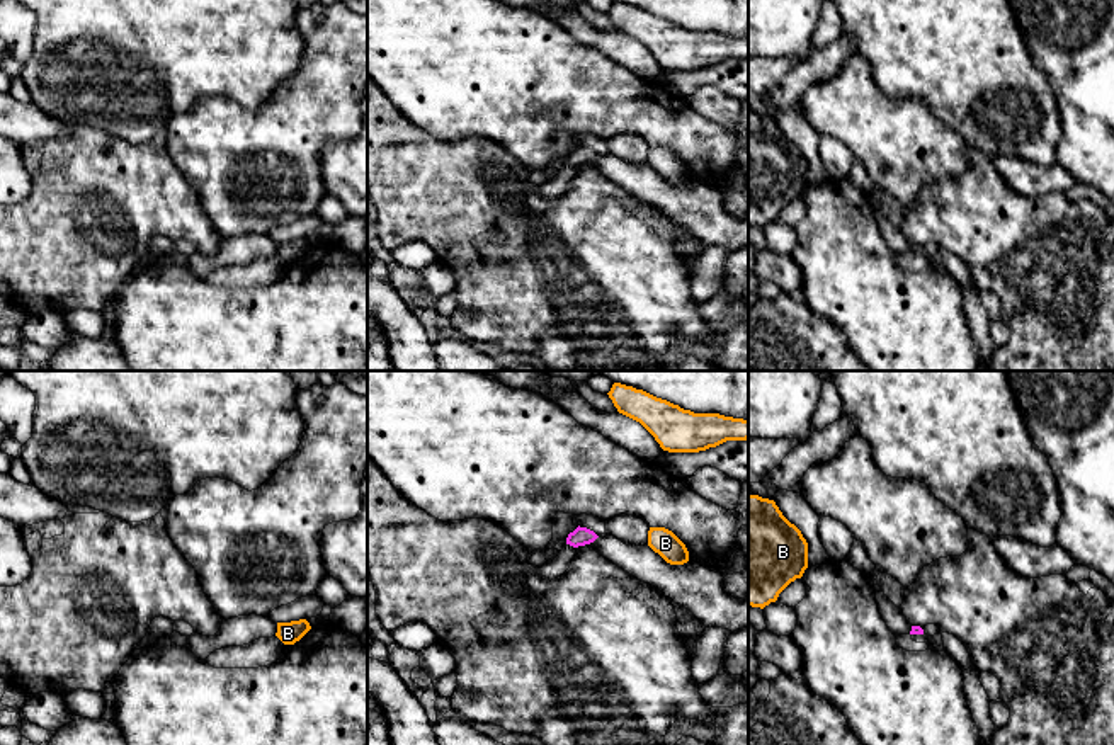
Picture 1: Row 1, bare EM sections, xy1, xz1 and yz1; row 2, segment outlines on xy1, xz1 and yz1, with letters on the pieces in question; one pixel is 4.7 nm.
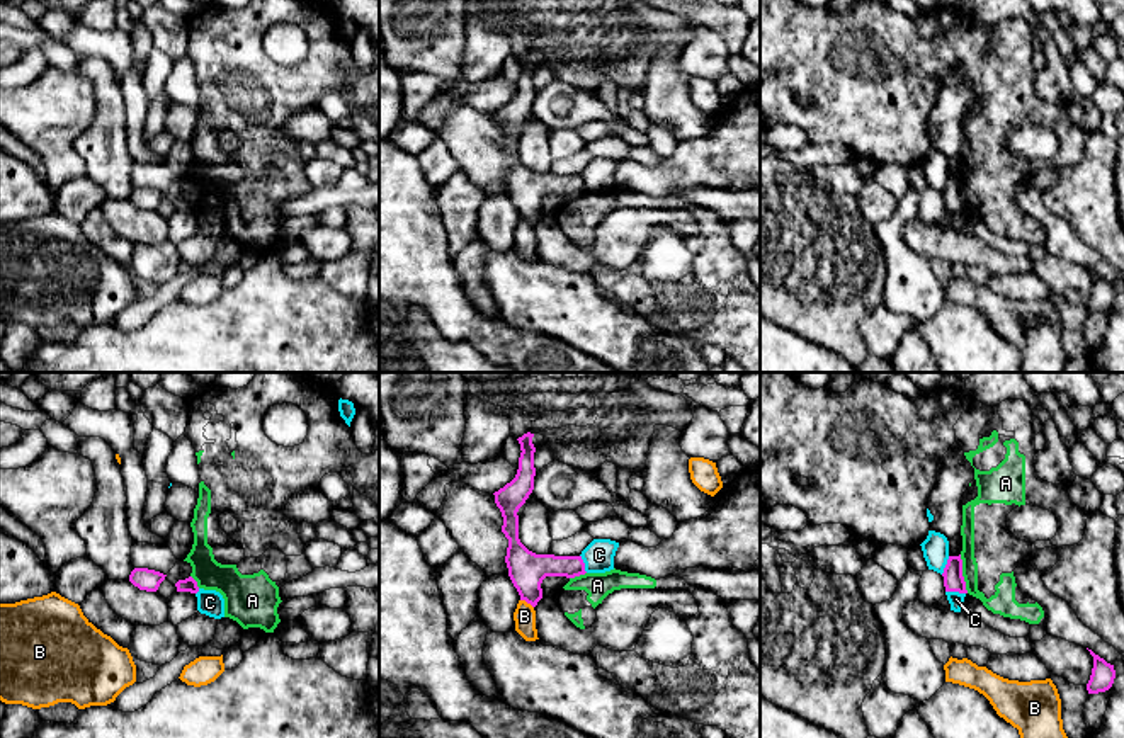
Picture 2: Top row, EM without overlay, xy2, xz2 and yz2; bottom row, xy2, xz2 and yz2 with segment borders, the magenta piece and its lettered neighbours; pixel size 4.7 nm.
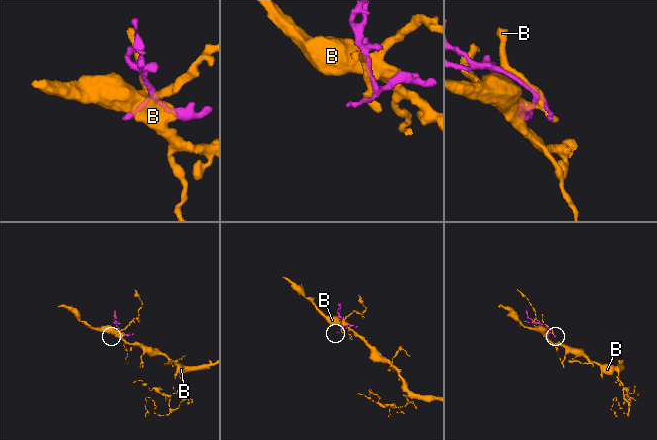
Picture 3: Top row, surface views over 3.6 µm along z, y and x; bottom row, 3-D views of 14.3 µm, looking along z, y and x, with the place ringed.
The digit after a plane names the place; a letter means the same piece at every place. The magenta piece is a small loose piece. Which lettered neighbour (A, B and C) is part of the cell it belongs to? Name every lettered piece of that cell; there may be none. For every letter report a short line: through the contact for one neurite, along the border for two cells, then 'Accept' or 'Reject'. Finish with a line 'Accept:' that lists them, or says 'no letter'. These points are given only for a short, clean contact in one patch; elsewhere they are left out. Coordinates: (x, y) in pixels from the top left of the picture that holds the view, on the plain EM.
A: Line: yz2 (959, 174), (965, 208), (968, 211). Reject
B: Reject
C: Line: yz2 (946, 210), (965, 213). Reject
Accept: no letter

